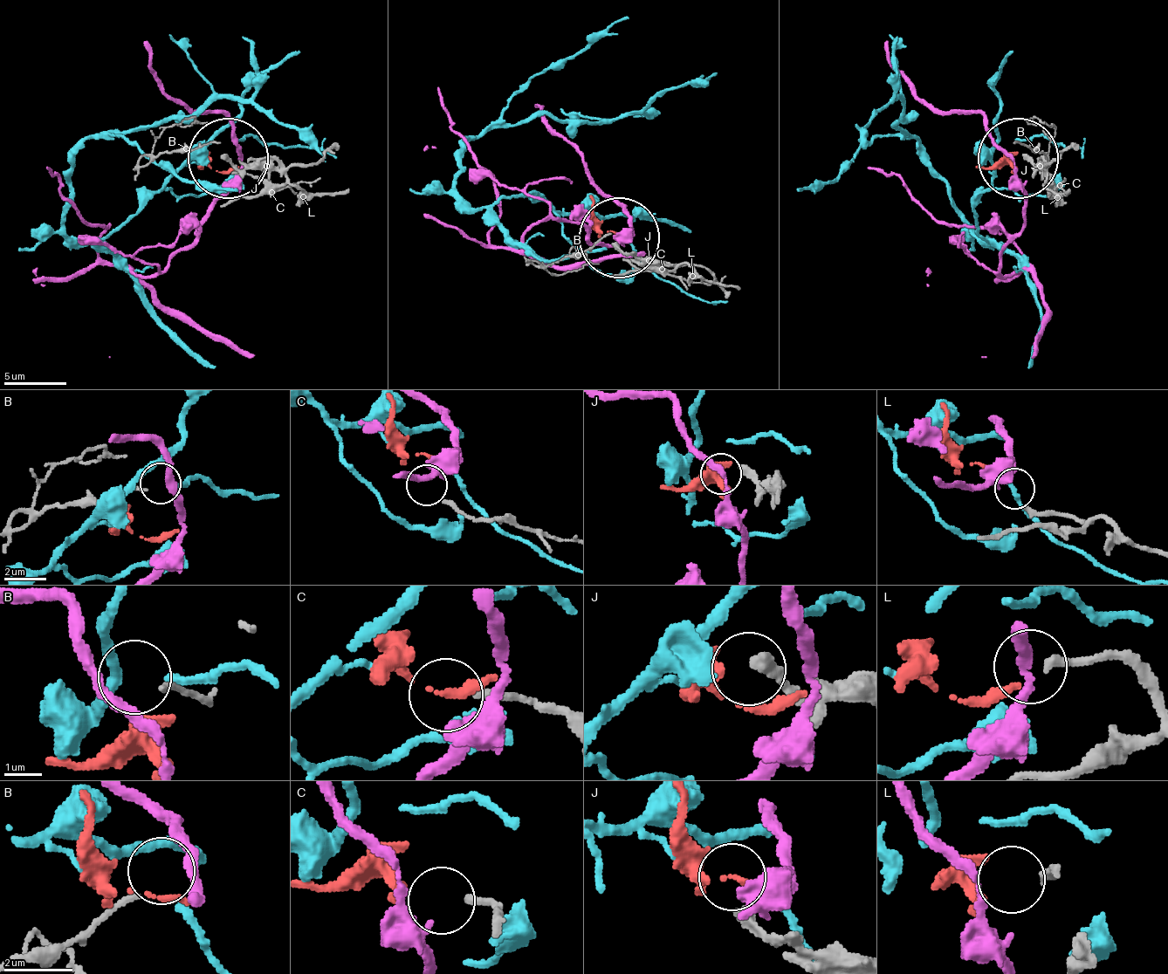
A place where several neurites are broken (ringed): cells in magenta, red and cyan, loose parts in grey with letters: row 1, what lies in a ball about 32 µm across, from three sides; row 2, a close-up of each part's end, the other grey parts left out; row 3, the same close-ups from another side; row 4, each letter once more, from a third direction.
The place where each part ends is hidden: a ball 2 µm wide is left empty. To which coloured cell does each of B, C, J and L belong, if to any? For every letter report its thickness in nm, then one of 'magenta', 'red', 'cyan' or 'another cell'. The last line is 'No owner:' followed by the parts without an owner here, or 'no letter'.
B: 160 nm thick; another cell
C: 220 nm thick; another cell
J: 360 nm thick; another cell
L: 240 nm thick; red
No owner: B, C, J

